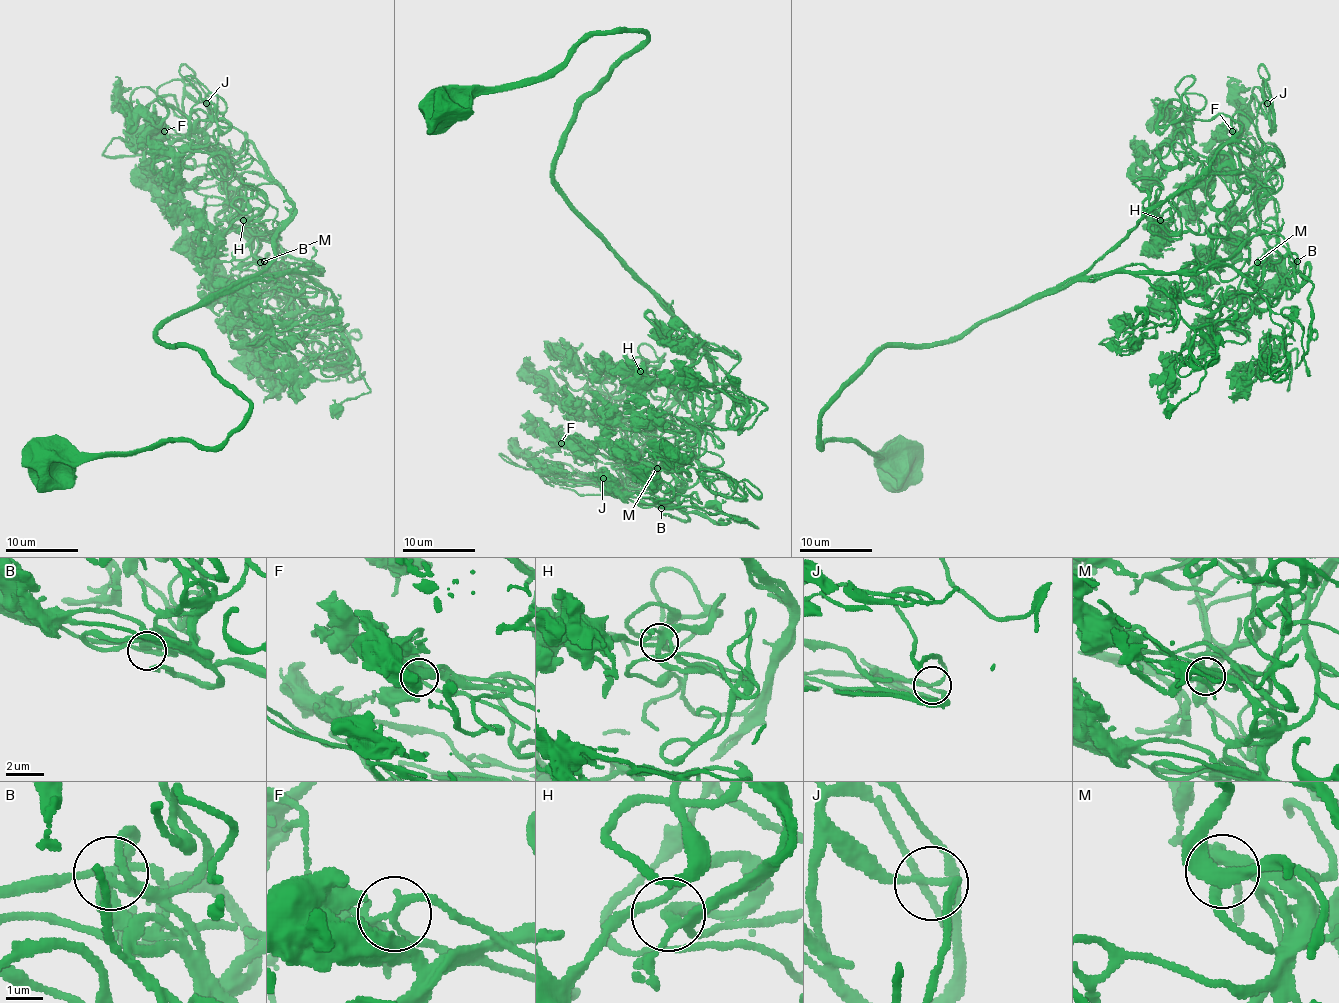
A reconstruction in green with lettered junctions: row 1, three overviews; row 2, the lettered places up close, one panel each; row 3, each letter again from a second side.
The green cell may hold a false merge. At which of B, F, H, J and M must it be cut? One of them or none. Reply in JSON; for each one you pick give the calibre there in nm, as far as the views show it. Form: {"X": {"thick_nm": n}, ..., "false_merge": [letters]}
{"false_merge": []}

